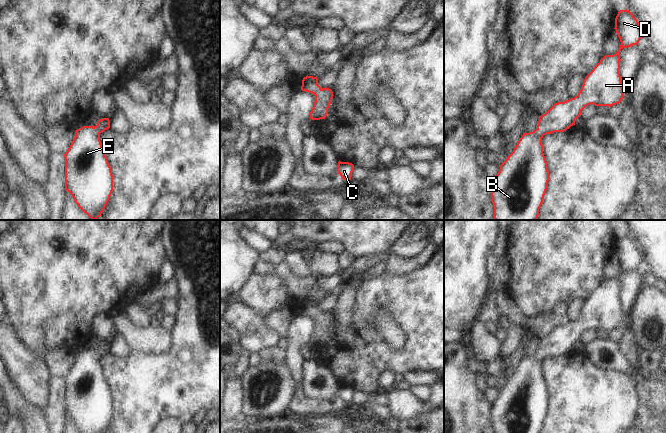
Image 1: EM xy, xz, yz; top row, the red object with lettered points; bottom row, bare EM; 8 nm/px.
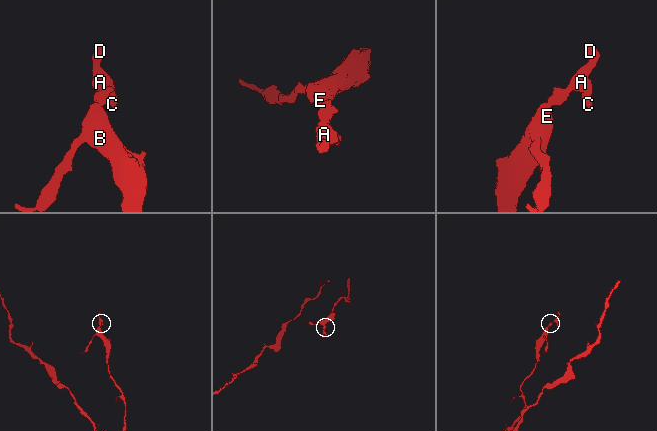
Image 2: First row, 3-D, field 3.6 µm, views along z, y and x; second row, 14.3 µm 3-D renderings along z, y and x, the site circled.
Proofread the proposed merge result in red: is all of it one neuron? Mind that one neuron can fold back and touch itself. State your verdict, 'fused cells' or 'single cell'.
single cell

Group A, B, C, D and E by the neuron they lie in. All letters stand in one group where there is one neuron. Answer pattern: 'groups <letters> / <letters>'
groups A B C D E

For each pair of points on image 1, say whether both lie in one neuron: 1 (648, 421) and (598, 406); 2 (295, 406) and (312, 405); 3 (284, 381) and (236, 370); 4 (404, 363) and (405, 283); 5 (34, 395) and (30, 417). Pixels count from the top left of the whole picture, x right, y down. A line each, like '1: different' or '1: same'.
1: different
2: same
3: different
4: same
5: different

